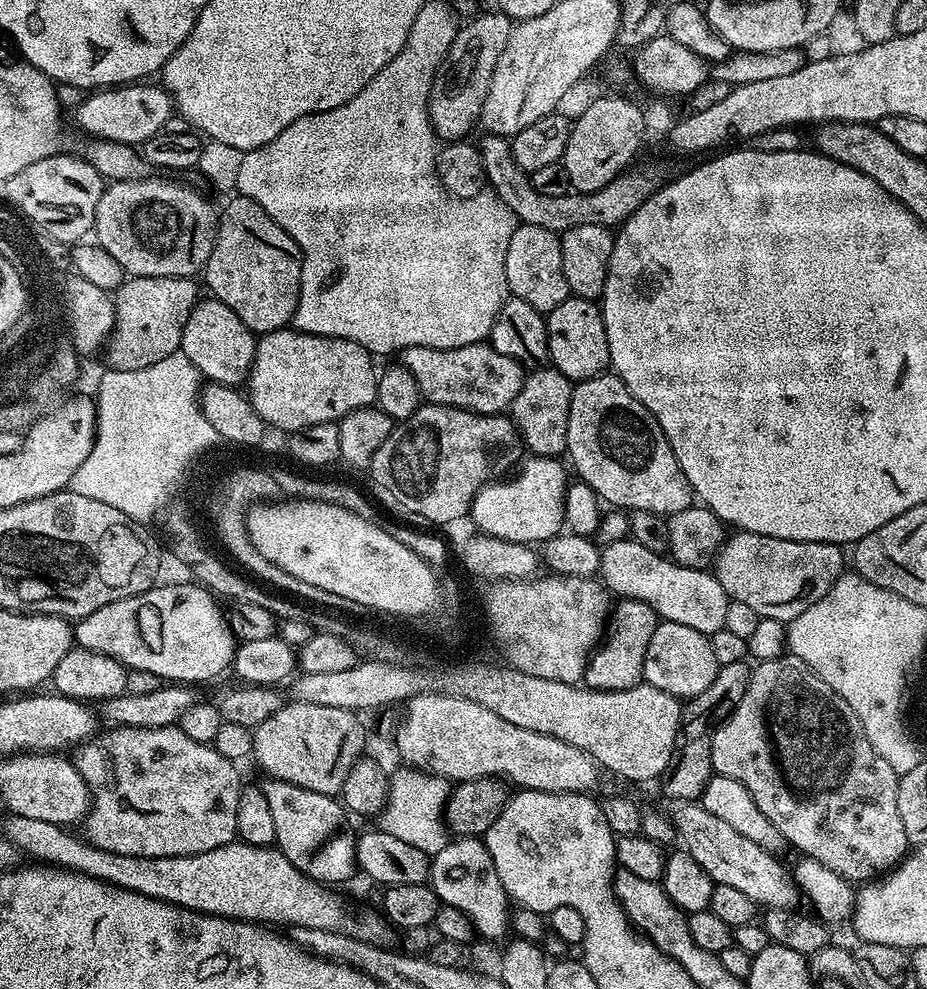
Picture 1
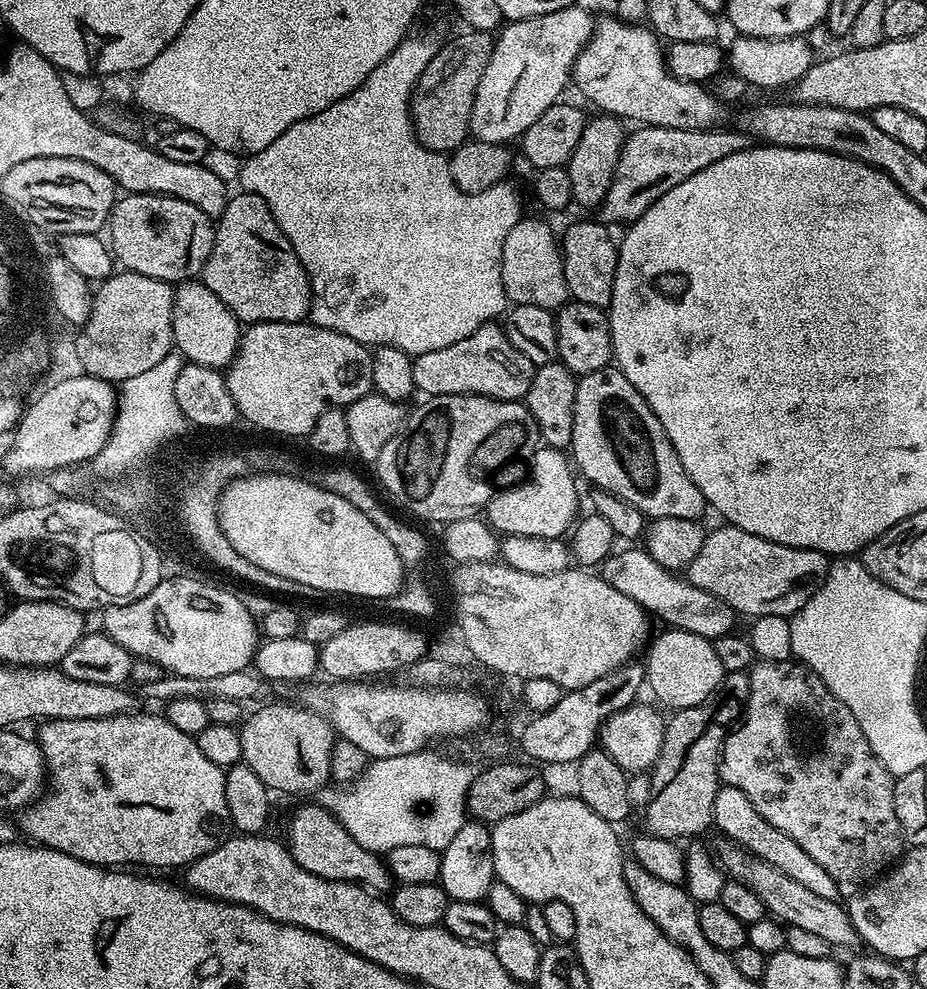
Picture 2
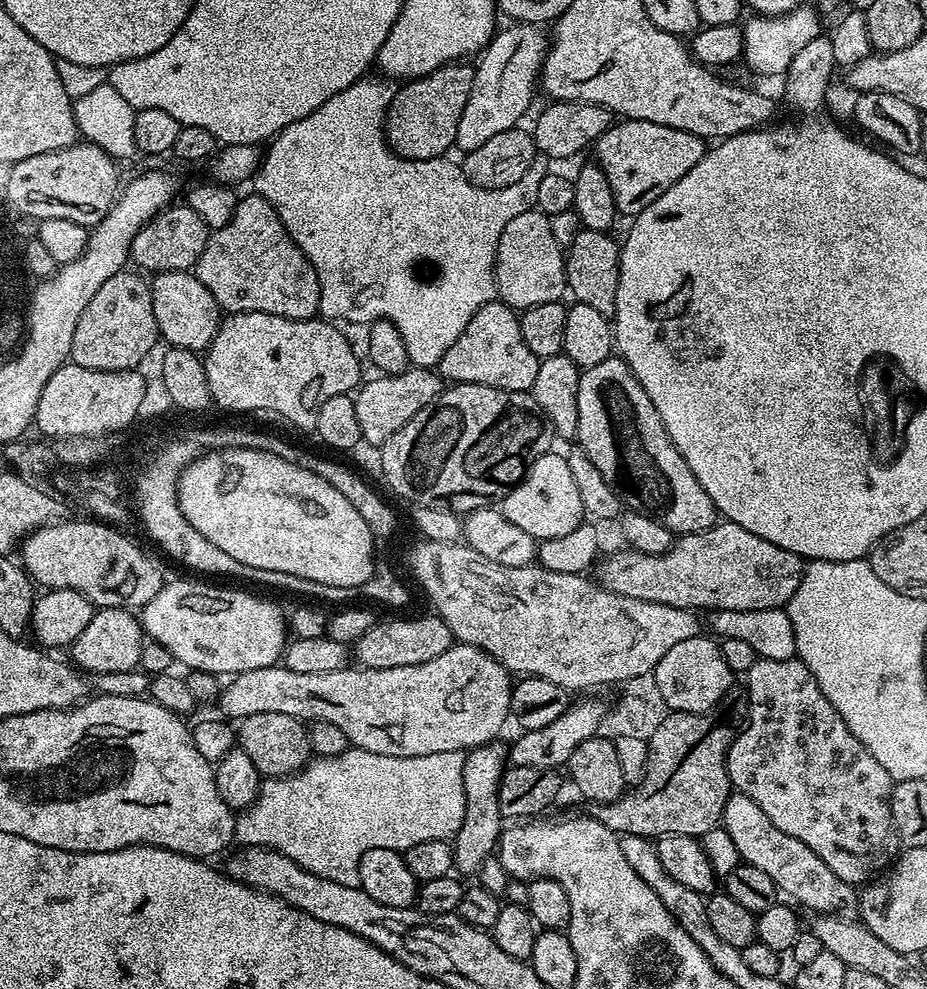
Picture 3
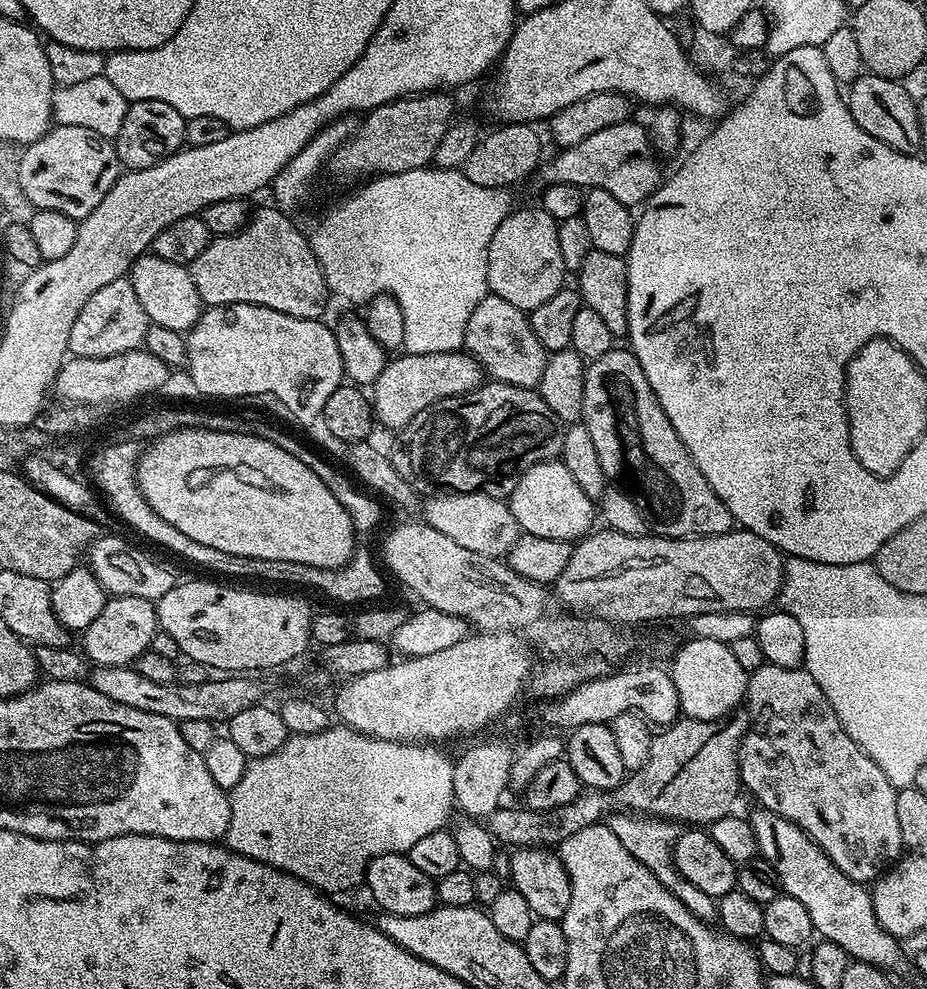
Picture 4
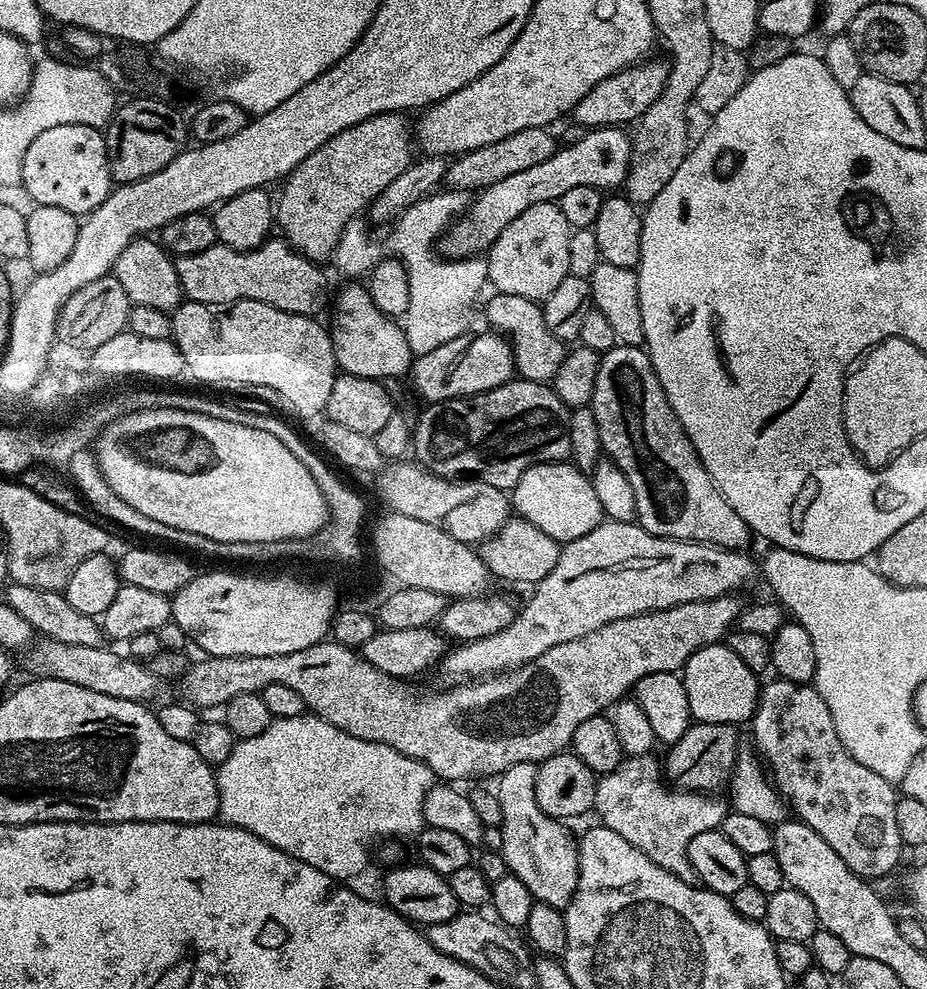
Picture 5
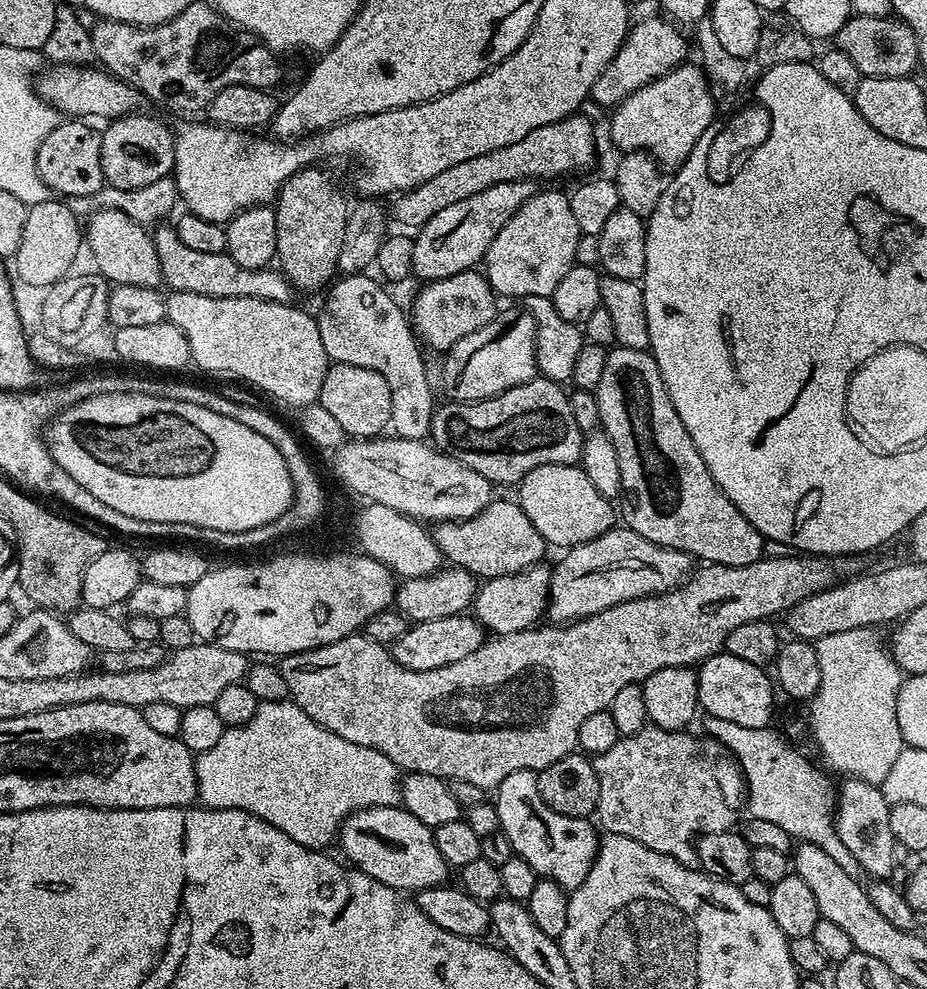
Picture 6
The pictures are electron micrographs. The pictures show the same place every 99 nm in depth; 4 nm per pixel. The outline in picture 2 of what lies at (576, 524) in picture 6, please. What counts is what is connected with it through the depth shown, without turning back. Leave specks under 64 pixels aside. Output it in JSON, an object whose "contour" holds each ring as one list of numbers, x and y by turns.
{"contour":[[541,446,531,453,530,460,532,473,529,474,528,480,506,489,505,492,497,491,486,506,486,513,488,512,486,520,497,533,504,536,563,537,577,519,577,473,569,457,558,448]]}

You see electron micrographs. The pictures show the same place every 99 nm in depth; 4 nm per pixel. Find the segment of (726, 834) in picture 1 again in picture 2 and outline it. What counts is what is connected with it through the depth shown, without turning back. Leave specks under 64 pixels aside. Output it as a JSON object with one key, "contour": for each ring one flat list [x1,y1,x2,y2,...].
{"contour":[[720,838,717,842,716,848,714,847,714,856,720,867,724,869,725,877,750,886,750,890,754,890,754,894,762,898,765,909,788,928,805,929,816,937,821,937,836,950,852,948,855,944,861,943,860,936,854,930,848,917,847,907,840,900,818,898,818,894,813,894,811,890,806,890,806,886,794,882,794,878,782,874,782,870,778,870,776,866,770,866,770,862,752,855,751,852,747,852,738,844,733,844,727,838]]}

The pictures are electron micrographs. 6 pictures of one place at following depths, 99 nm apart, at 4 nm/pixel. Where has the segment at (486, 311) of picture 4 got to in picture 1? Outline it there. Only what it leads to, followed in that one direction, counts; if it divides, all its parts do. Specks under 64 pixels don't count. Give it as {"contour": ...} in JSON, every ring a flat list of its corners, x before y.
{"contour":[[488,342,450,350,430,346,406,348,402,353,402,365,414,376,421,397,427,403,461,408,477,412,480,416,494,416,511,409,526,375,526,369,514,362,514,358,498,354,498,350,494,350]]}

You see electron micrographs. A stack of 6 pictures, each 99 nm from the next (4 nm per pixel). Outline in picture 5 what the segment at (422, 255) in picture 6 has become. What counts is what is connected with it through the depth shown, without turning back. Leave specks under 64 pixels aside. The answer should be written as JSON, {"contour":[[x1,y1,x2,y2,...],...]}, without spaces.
{"contour":[[623,127,593,128,583,133,581,140,573,144,557,147,550,158,540,160,538,166,530,166,518,174,502,178,489,188,477,191,468,207,448,225,447,231,438,242,441,256,449,260,467,260,469,256,487,253,493,242,530,206,538,202,556,202,560,193,570,190,570,186,594,186,601,190,616,190,627,178,631,164,632,141]]}

